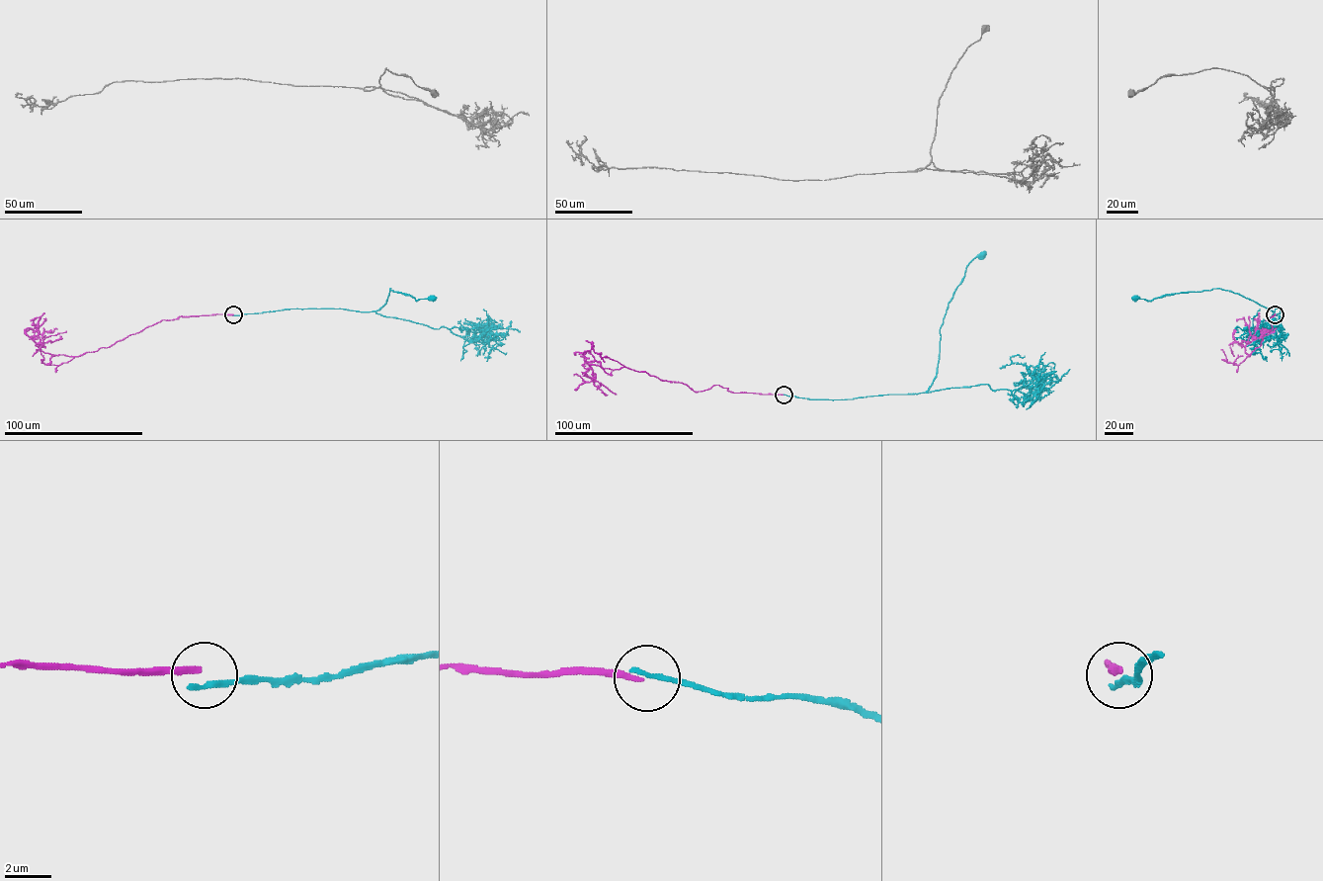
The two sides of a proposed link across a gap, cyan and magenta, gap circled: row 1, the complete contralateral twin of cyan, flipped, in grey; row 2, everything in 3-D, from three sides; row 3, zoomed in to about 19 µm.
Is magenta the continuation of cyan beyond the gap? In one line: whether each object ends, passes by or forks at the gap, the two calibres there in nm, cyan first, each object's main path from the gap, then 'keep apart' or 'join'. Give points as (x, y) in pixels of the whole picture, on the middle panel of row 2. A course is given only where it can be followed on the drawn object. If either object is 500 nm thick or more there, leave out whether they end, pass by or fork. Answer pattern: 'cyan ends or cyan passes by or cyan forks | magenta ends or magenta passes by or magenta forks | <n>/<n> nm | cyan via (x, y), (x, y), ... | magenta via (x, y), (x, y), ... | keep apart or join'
cyan ends | magenta ends | 260/240 nm | cyan via (784, 395), (835, 399), (925, 393), (936, 375), (940, 327), (948, 305), (965, 267), (982, 254) | magenta via (783, 395), (732, 393), (714, 385), (695, 392), (645, 372), (589, 365), (596, 381), (616, 395) | keep apart

